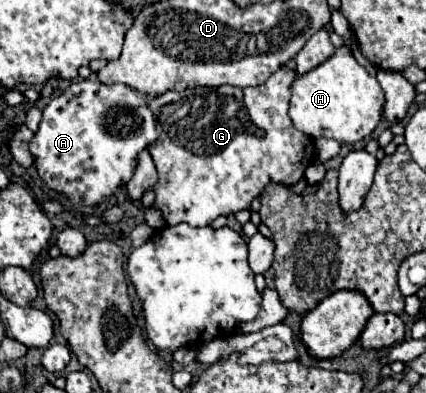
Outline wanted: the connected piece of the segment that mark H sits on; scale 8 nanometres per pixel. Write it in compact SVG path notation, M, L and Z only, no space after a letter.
M343 45L319 67L299 75L291 85L289 117L305 135L335 139L339 143L357 143L373 133L383 119L385 95L377 79L369 75Z

